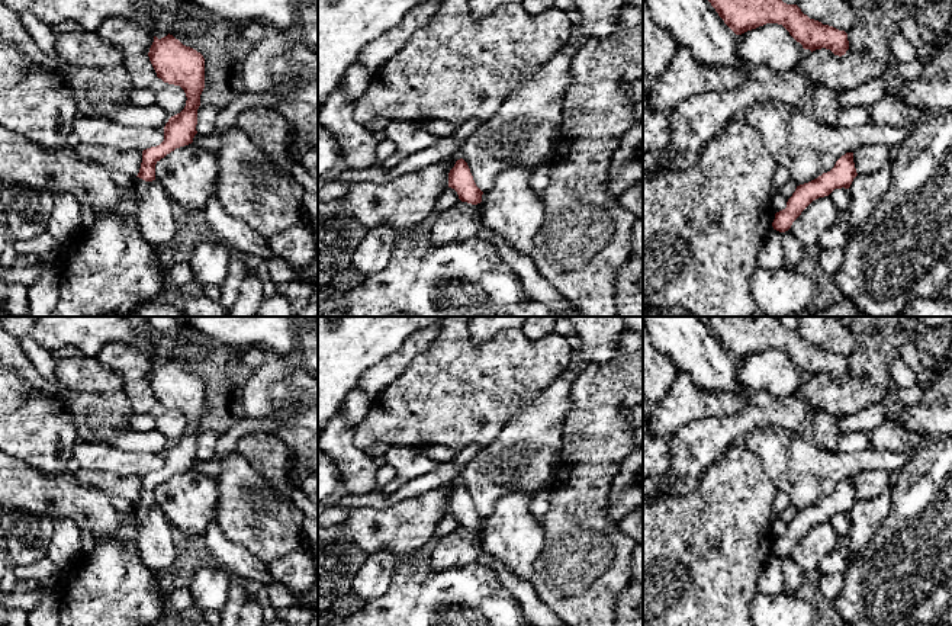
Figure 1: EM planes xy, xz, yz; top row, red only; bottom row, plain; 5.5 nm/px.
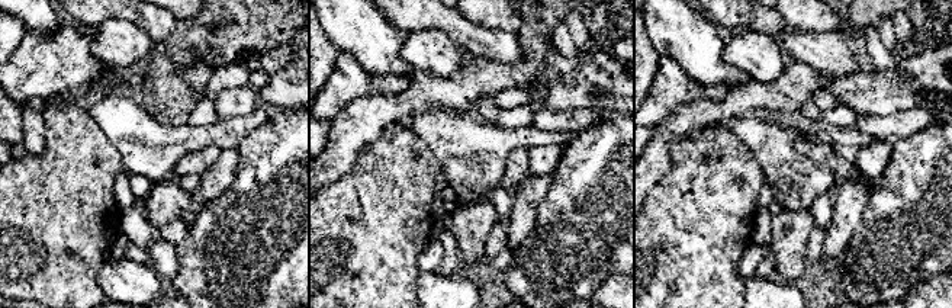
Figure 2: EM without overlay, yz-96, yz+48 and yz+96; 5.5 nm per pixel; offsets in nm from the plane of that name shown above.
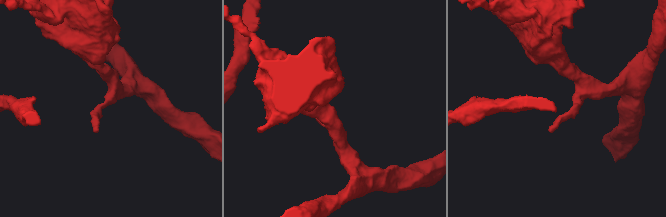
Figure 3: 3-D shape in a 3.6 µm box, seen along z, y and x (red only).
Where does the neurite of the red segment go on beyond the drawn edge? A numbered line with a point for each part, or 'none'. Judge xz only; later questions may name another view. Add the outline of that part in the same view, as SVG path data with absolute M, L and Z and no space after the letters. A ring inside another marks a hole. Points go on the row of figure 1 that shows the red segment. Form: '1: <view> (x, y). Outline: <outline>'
none

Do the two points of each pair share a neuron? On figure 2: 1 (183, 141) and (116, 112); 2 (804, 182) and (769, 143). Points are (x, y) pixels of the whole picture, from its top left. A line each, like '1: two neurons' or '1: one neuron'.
1: one neuron
2: one neuron

